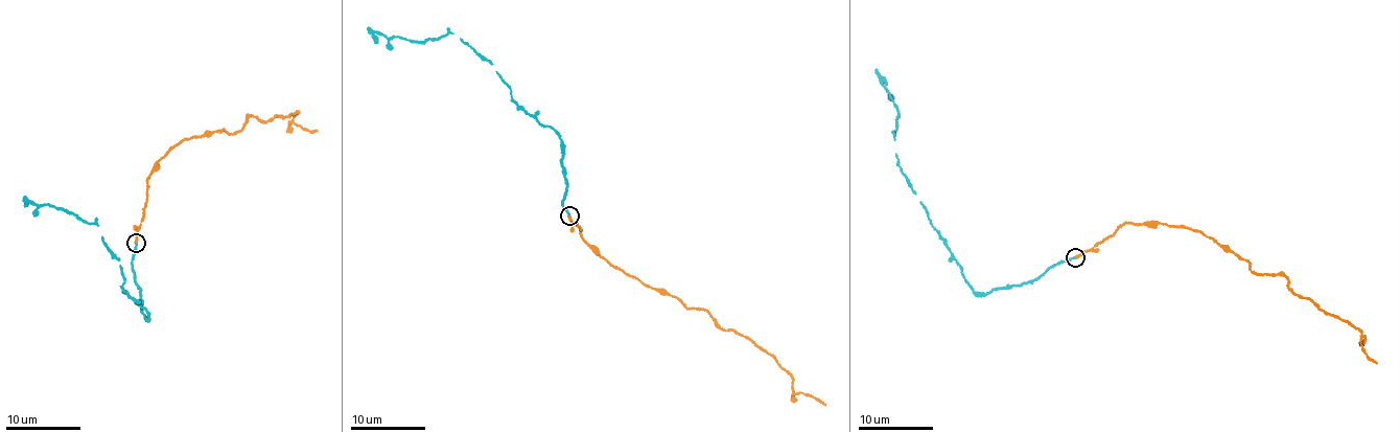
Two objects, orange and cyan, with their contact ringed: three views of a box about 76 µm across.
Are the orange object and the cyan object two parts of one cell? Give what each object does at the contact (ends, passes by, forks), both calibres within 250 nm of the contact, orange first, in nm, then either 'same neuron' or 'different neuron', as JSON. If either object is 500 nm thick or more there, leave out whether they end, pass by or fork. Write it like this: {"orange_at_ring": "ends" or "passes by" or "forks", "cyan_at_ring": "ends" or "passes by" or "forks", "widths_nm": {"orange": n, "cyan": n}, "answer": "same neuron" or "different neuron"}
{"orange_at_ring": "ends", "cyan_at_ring": "ends", "widths_nm": {"orange": 200, "cyan": 150}, "answer": "same neuron"}

